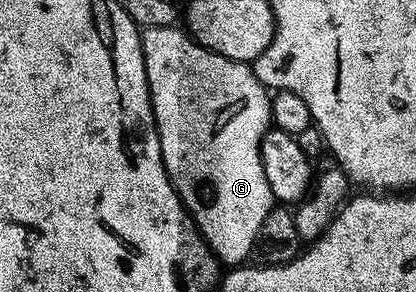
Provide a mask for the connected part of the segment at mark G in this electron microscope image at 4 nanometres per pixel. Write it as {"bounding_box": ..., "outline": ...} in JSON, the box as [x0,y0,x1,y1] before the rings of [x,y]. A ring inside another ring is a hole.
{"bounding_box":[142,25,276,263],"outline":[[[165,25],[145,27],[142,54],[146,82],[150,88],[150,105],[158,127],[164,167],[178,198],[185,205],[197,232],[219,262],[242,263],[255,248],[265,219],[276,202],[264,175],[260,147],[262,137],[271,128],[270,98],[253,68],[245,61],[233,61],[198,44],[185,28]]]}

